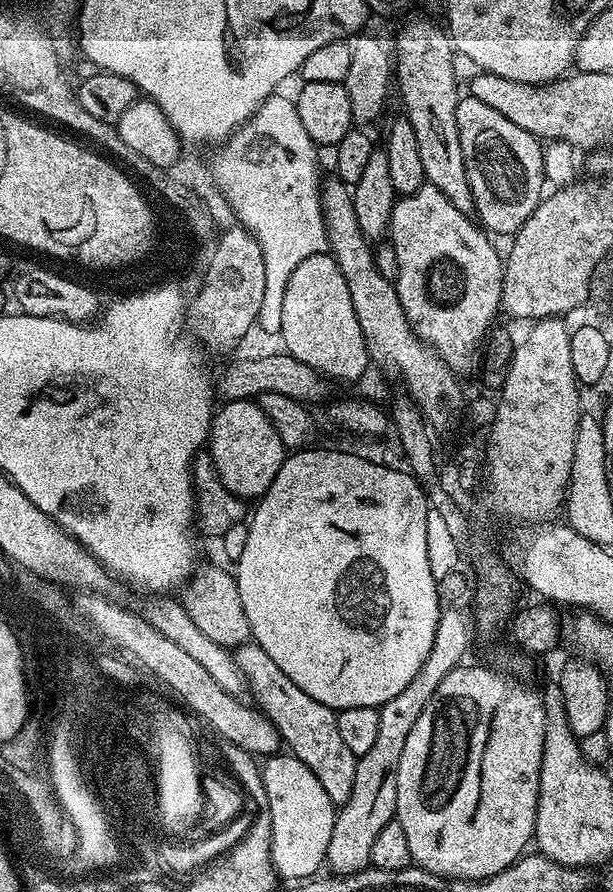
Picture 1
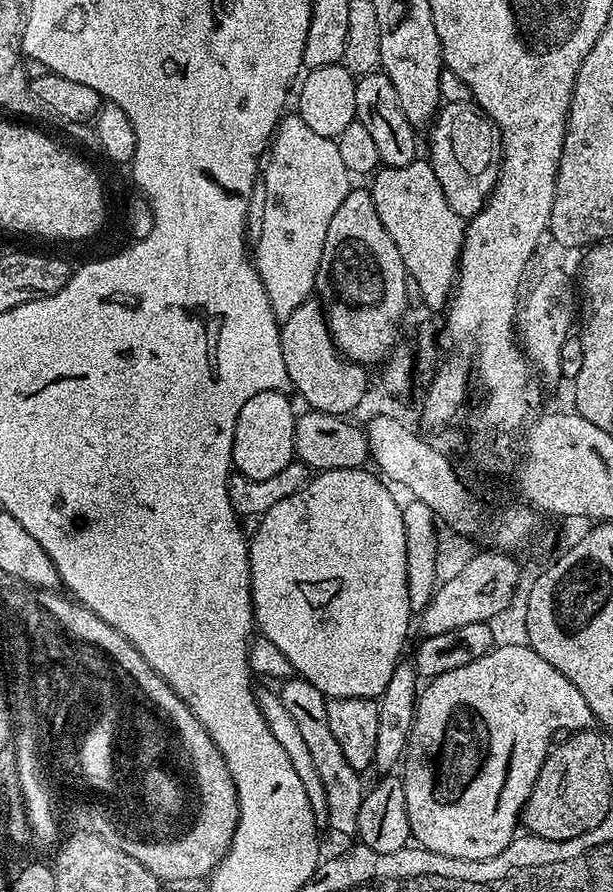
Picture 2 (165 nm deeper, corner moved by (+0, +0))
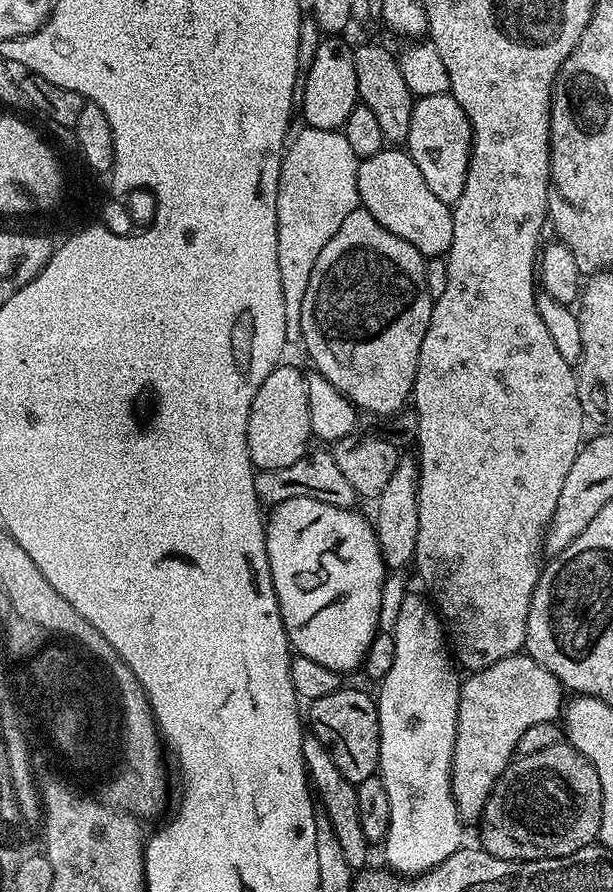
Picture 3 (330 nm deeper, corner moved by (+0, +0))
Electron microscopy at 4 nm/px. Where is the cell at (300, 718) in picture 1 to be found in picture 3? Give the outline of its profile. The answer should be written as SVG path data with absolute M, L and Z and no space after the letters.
M305 735L302 742L302 754L308 779L314 789L315 799L318 801L323 815L328 817L334 835L338 837L338 843L342 846L342 855L346 858L346 862L350 862L352 869L363 869L367 865L364 863L368 860L370 845L366 834L362 834L362 822L358 818L357 785L351 784L342 774L342 770L338 770L338 766L334 766L334 758L330 758L326 746L316 736Z

